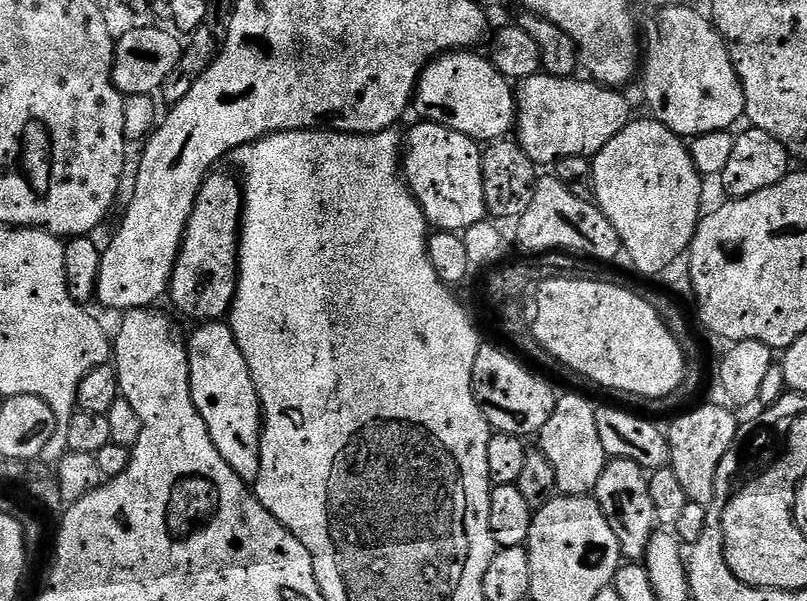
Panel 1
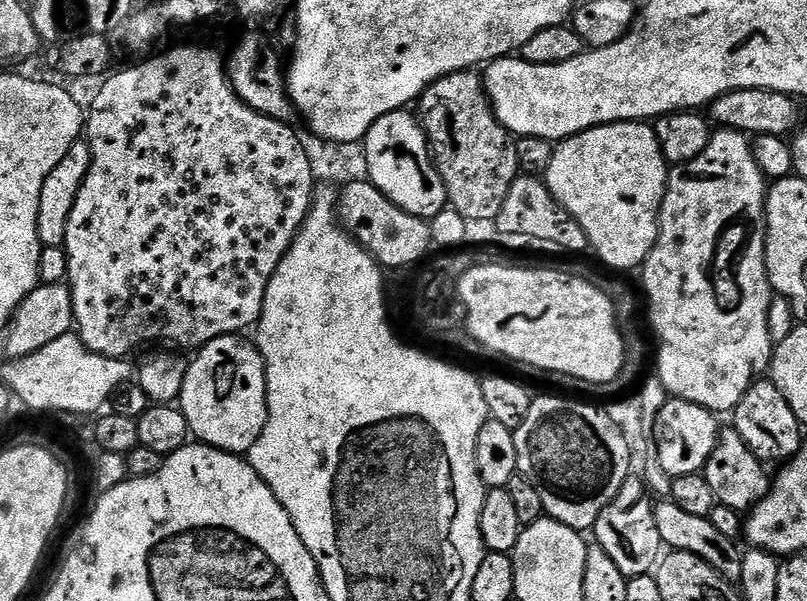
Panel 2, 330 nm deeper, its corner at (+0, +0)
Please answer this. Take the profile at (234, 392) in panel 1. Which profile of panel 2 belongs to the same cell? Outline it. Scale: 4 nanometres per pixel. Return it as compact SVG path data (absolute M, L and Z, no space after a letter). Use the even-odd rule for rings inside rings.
M233 334L205 344L195 356L178 397L178 407L186 414L189 433L212 448L246 454L258 442L268 417L268 387L260 349Z

